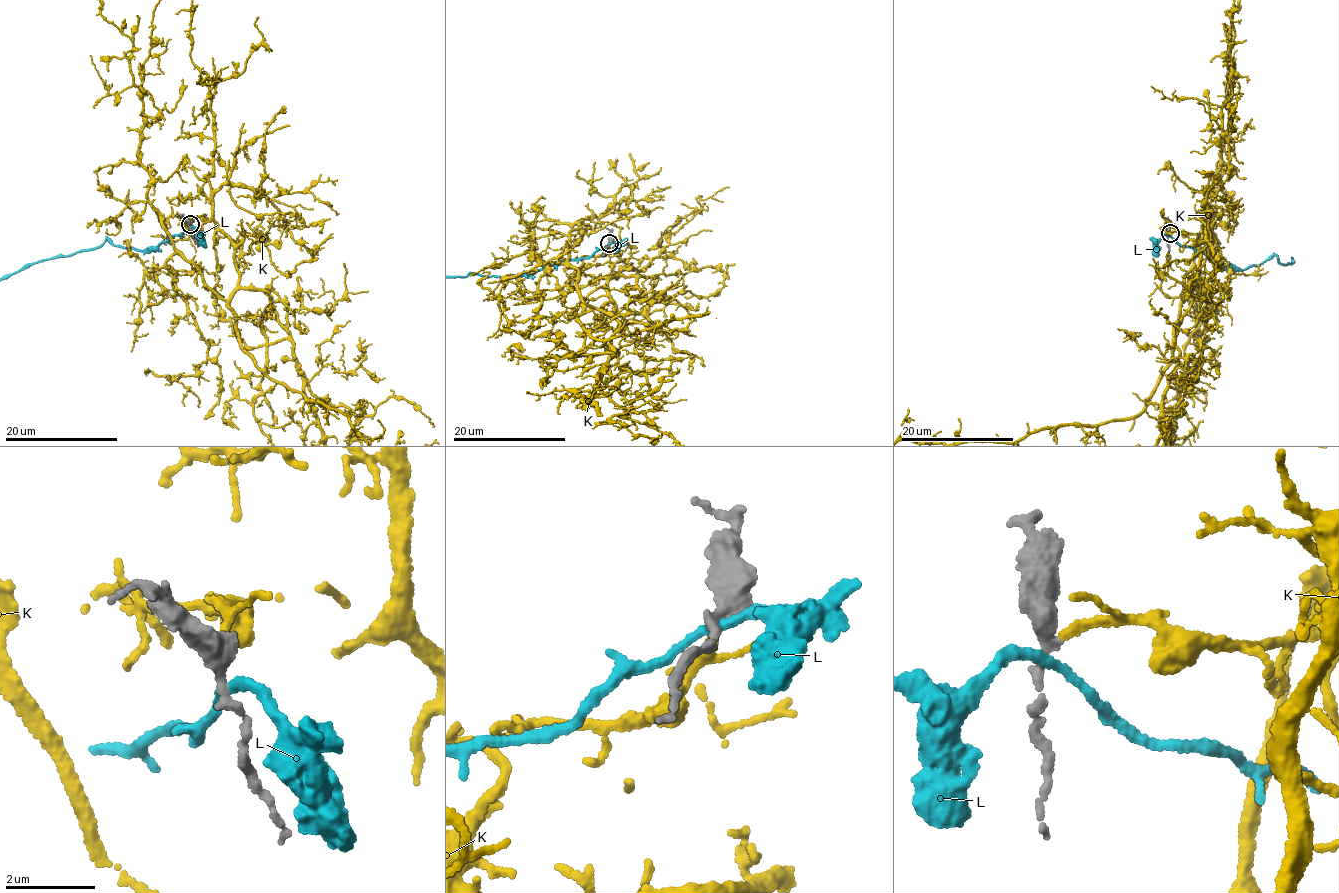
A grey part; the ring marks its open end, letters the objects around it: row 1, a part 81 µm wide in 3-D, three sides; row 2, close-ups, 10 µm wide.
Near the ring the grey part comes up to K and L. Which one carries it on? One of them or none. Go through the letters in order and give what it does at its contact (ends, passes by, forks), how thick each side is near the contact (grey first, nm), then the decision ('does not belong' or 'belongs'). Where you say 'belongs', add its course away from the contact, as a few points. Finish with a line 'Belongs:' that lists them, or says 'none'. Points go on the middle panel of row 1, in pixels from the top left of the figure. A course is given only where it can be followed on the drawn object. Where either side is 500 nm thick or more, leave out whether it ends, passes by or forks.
K: it ends; calibres 420 and 160 nm; belongs
L: it passes by; calibres 300 and 200 nm; does not belong
Belongs: K

